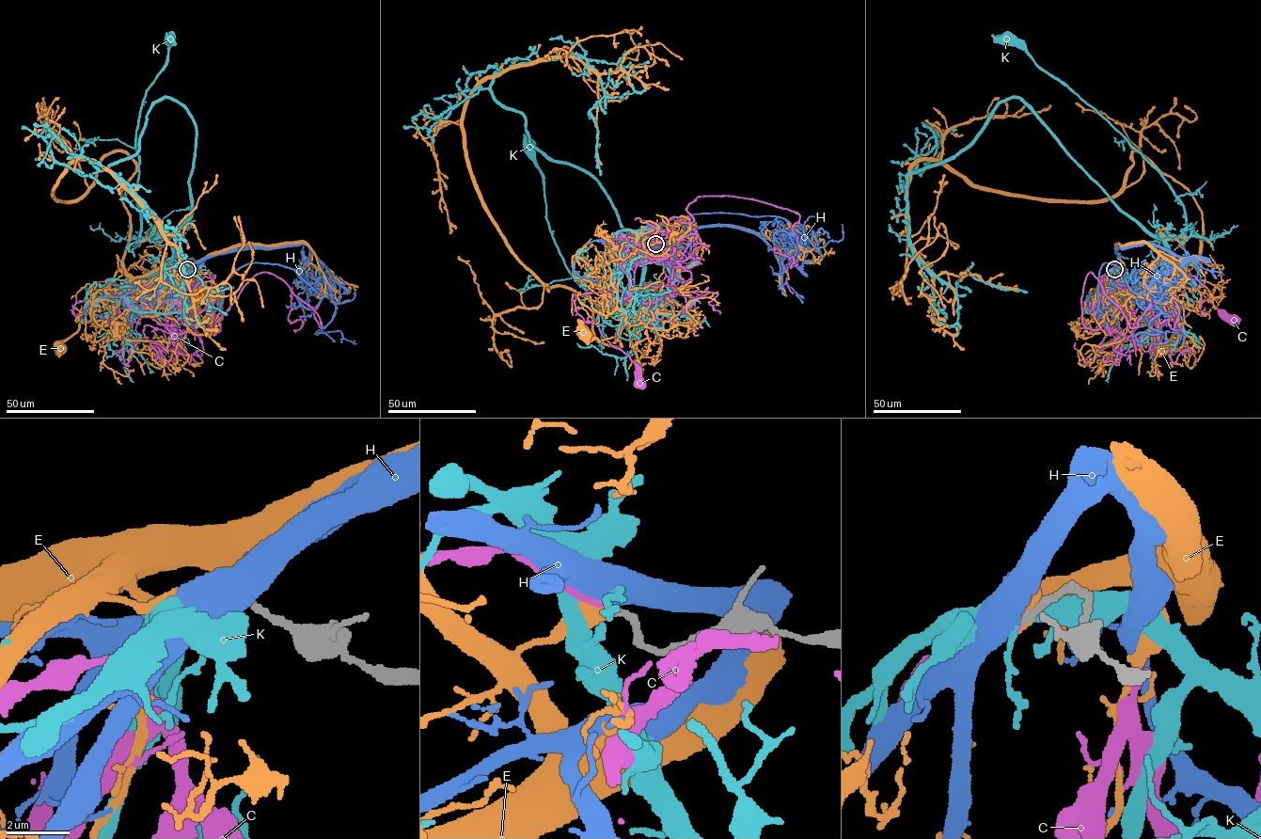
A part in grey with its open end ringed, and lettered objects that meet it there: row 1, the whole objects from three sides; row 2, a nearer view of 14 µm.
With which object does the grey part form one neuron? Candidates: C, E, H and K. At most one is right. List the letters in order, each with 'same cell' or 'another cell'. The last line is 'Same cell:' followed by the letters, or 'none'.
C: same cell
E: another cell
H: another cell
K: another cell
Same cell: C

